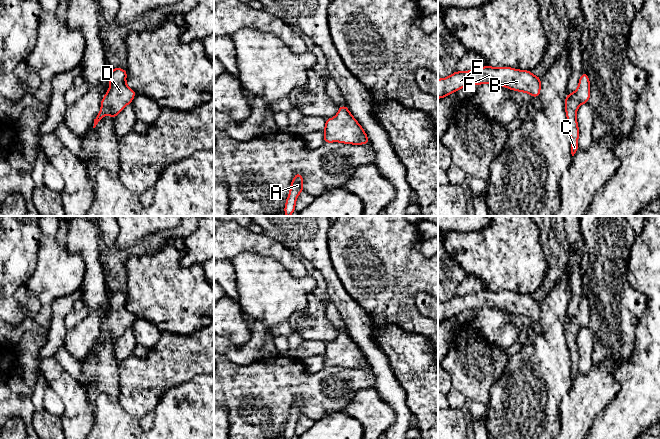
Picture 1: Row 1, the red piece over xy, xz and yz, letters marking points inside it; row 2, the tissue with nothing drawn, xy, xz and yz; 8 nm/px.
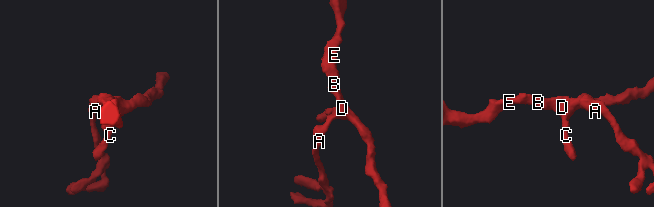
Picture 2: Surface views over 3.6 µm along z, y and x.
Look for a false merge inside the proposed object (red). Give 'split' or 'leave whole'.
leave whole

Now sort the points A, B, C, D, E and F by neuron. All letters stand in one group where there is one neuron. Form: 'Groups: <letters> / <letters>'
Groups: A B C D E F

